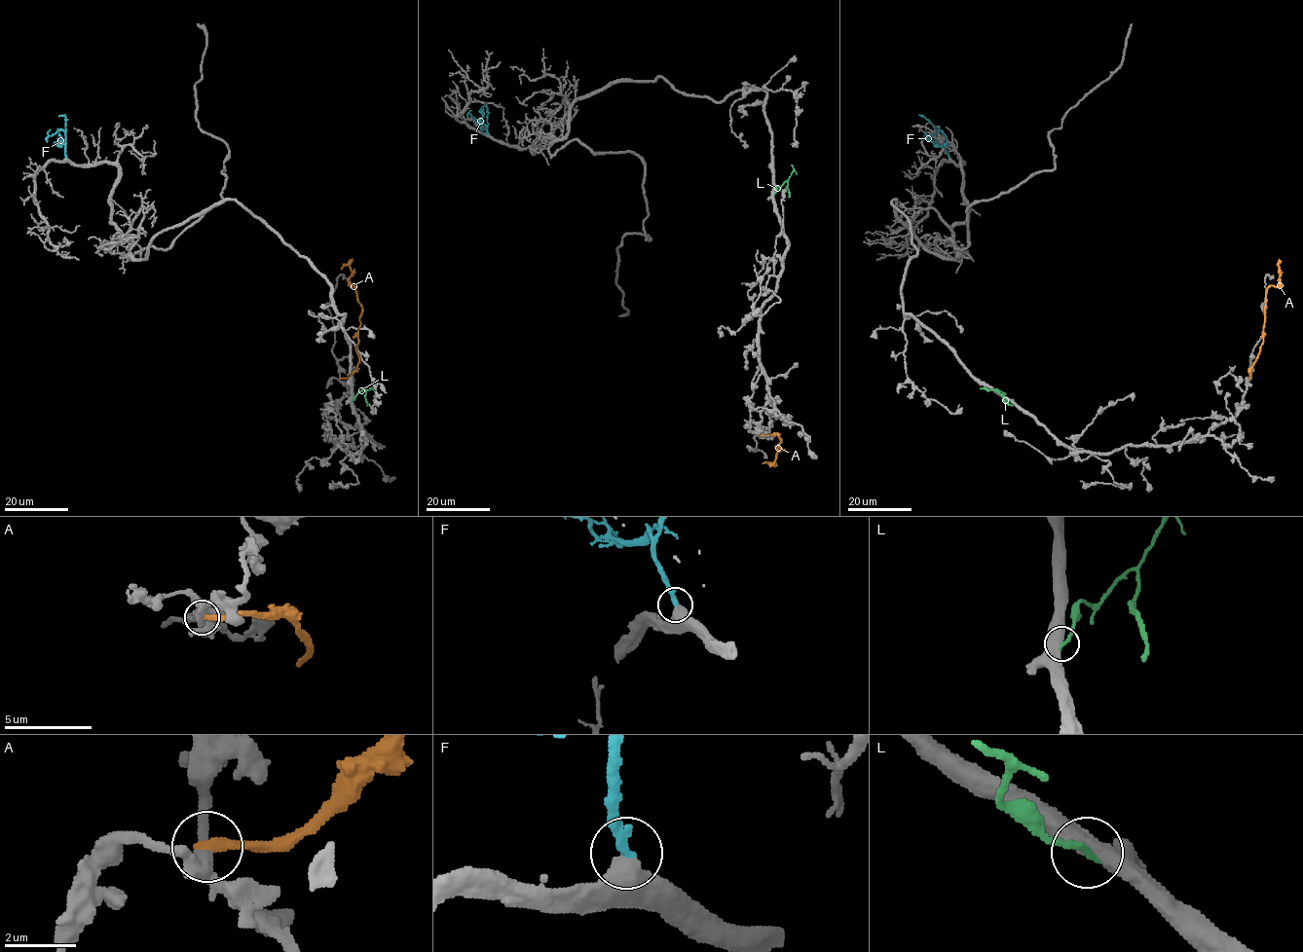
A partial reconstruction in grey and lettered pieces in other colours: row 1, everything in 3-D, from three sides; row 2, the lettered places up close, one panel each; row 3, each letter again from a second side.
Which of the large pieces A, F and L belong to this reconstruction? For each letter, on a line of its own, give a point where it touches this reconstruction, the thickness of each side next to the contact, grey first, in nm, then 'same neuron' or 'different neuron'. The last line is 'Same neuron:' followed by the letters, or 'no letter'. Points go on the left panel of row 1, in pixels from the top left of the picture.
A: contact (340, 378); calibres 360 and 320 nm; different neuron
F: contact (66, 157); calibres 650 and 300 nm; same neuron
L: contact (353, 400); calibres 550 and 200 nm; different neuron
Same neuron: F

